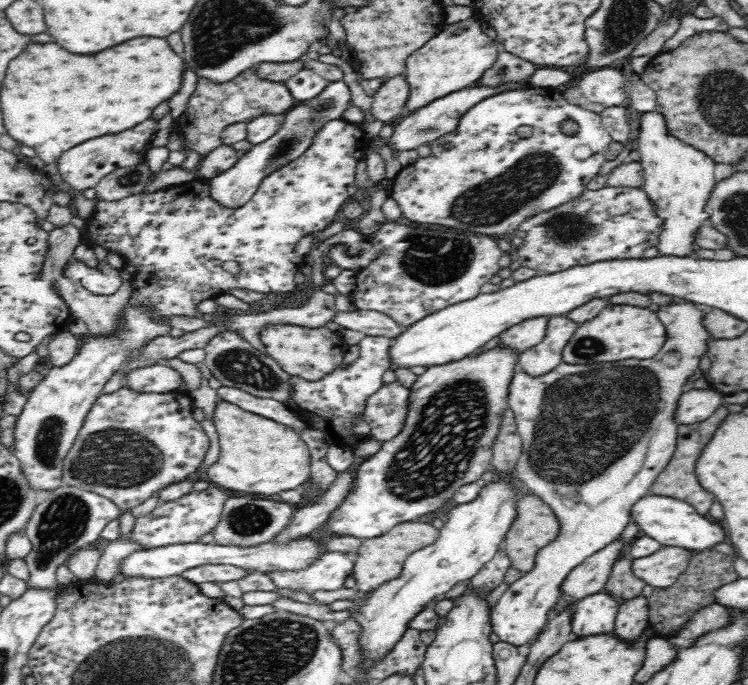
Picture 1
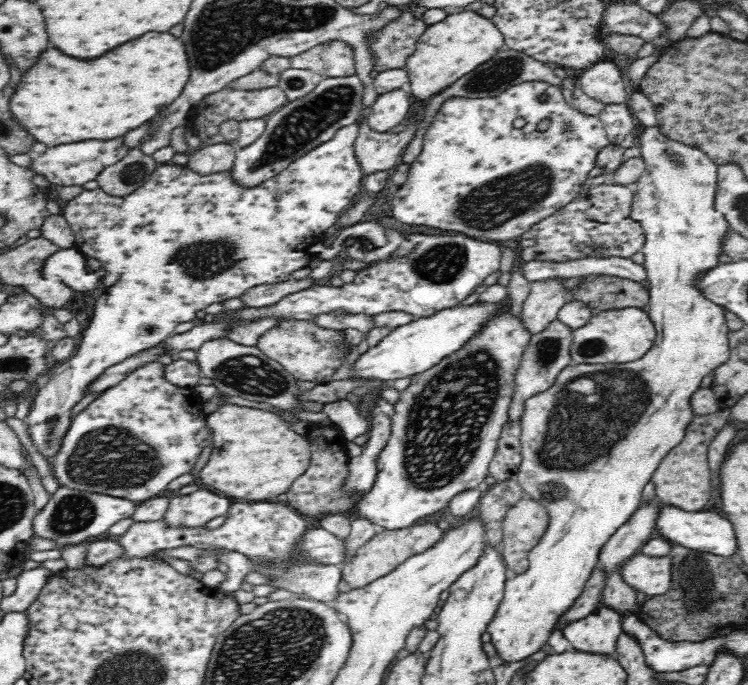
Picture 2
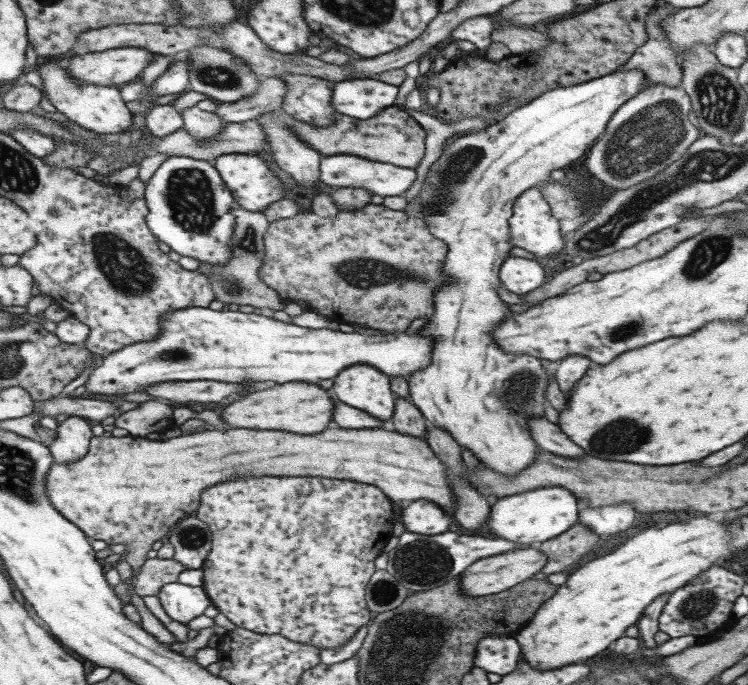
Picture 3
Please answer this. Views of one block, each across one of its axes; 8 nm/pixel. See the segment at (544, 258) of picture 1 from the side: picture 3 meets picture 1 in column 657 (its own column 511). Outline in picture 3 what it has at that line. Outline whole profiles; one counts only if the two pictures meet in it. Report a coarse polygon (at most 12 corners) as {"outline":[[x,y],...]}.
{"outline":[[541,185],[512,205],[508,244],[541,260],[564,248]]}

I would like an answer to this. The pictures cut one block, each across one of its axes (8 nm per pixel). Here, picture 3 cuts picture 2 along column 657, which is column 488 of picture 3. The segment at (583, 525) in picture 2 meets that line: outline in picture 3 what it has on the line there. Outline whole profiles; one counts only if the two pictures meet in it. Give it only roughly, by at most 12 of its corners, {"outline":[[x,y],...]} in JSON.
{"outline":[[641,70],[448,140],[403,210],[447,246],[406,377],[500,476],[539,451],[539,359],[491,329],[517,196],[576,162]]}

